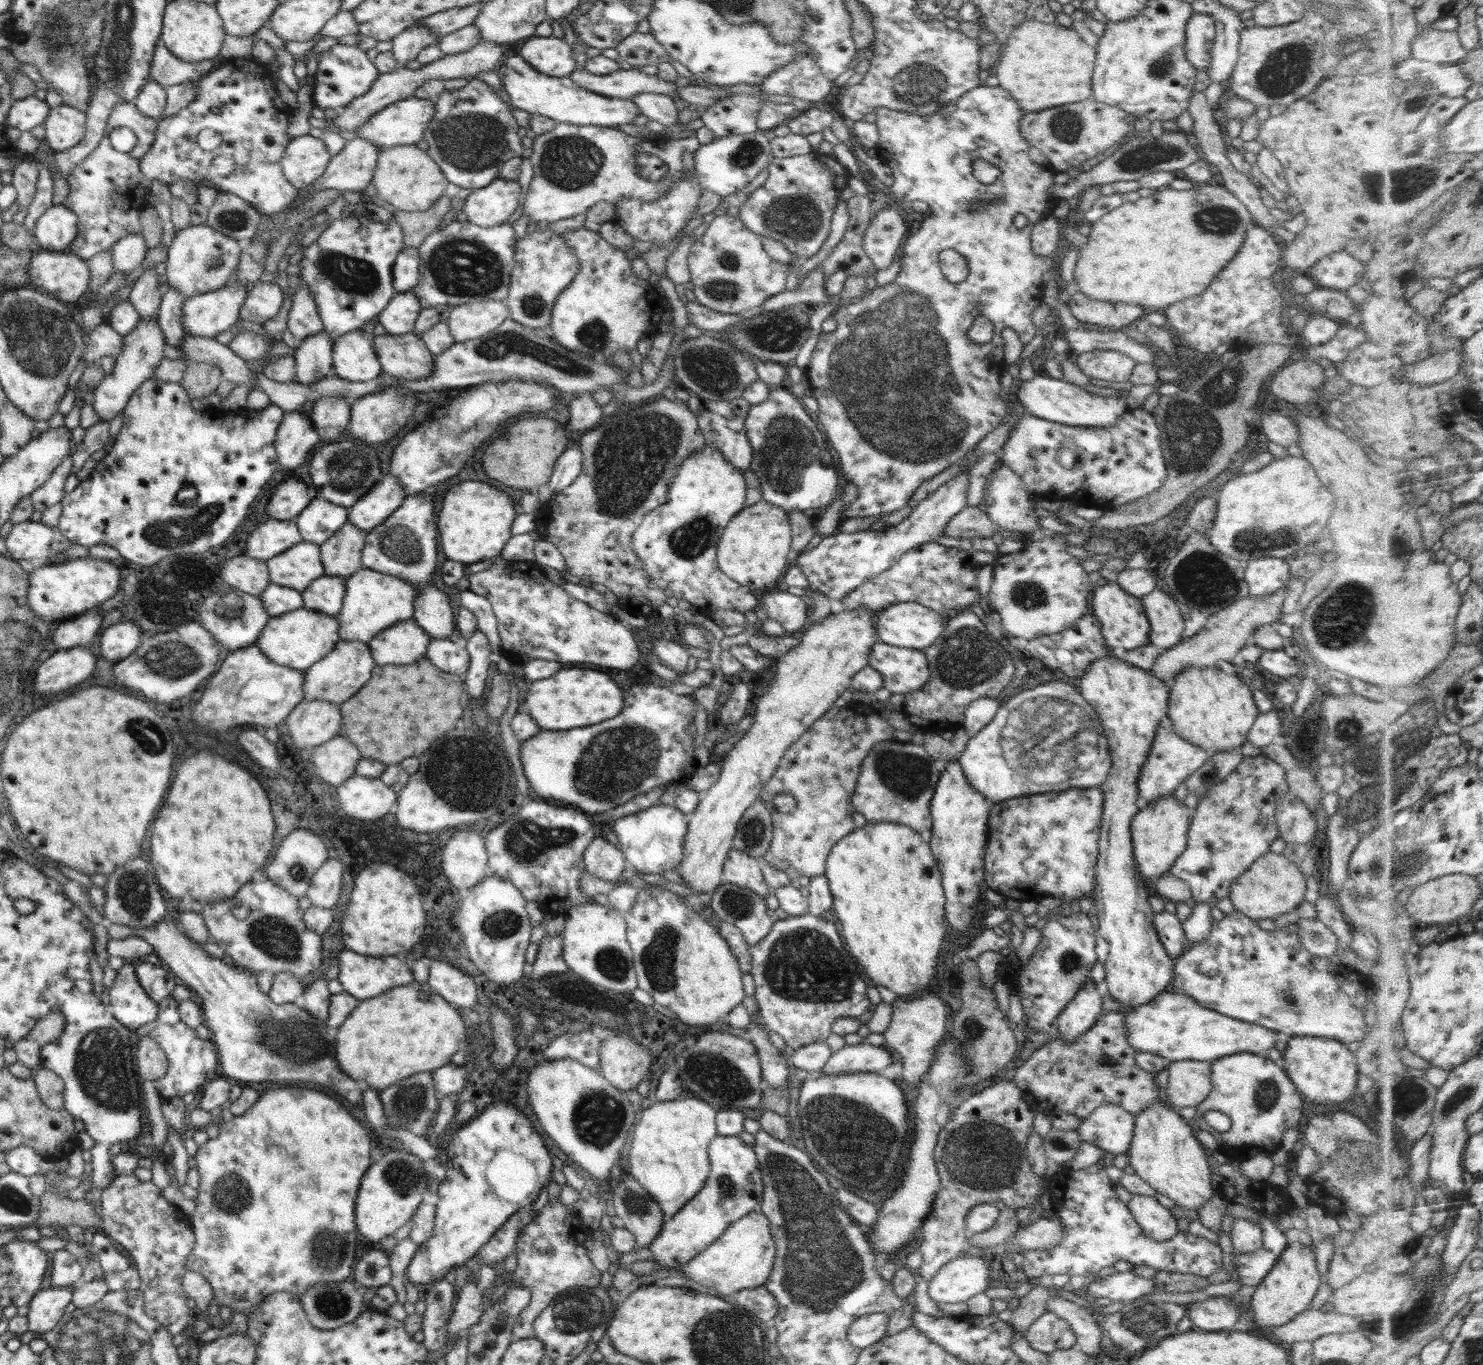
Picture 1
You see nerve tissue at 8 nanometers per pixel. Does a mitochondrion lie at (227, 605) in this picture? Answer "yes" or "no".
yes

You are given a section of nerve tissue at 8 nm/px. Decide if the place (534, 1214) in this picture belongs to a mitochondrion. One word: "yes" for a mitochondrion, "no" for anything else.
no

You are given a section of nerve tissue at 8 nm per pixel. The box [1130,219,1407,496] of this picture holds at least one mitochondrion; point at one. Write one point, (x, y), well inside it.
(1195, 424)

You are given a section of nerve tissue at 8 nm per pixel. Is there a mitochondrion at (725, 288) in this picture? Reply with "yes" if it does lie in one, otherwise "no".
yes

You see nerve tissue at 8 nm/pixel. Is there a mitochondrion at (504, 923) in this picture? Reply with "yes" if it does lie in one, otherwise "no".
yes

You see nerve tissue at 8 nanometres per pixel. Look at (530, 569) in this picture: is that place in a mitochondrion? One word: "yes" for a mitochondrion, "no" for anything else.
no

